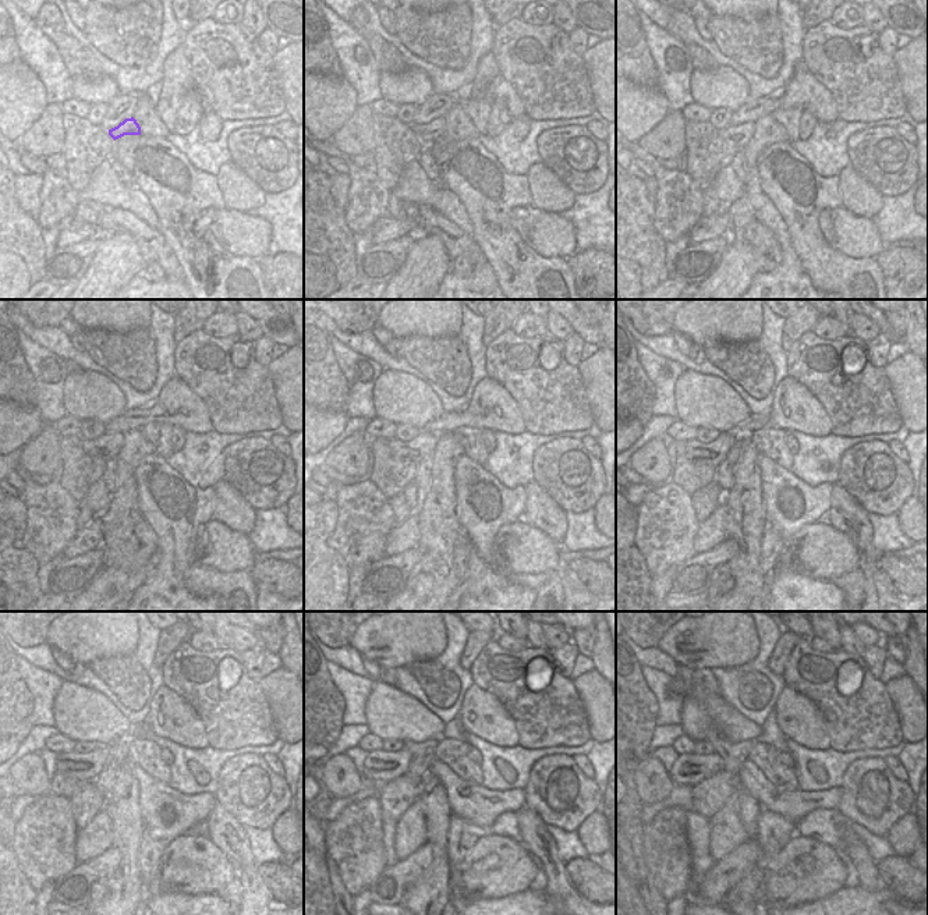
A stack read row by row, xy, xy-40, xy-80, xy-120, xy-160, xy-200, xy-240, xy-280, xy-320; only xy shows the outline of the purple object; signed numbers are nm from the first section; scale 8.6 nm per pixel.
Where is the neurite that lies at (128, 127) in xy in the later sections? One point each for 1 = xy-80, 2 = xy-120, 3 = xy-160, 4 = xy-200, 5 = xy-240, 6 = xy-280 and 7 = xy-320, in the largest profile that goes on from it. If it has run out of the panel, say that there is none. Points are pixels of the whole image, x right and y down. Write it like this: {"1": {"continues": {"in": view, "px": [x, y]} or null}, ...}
{"1": {"continues": {"in": "xy-80", "px": [740, 134]}}, "2": {"continues": {"in": "xy-120", "px": [107, 446]}}, "3": {"continues": {"in": "xy-160", "px": [422, 444]}}, "4": {"continues": {"in": "xy-200", "px": [701, 453]}}, "5": {"continues": {"in": "xy-240", "px": [71, 763]}}, "6": {"continues": {"in": "xy-280", "px": [376, 763]}}, "7": {"continues": {"in": "xy-320", "px": [687, 763]}}}

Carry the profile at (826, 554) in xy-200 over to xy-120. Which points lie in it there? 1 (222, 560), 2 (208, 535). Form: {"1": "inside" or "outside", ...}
{"1": "inside", "2": "inside"}

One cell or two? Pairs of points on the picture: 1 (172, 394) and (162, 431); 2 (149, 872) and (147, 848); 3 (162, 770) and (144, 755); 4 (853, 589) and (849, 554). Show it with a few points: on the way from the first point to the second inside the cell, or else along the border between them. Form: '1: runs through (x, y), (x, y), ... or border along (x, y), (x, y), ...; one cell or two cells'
1: border along (173, 426), (147, 424), (140, 428); two cells
2: runs through (149, 866), (148, 854); one cell
3: runs through (158, 766), (148, 758); one cell
4: border along (860, 566), (832, 581); two cells

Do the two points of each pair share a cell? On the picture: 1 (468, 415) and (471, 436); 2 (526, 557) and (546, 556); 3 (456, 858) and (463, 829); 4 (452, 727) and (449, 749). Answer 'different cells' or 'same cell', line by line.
1: different cells
2: same cell
3: same cell
4: different cells

